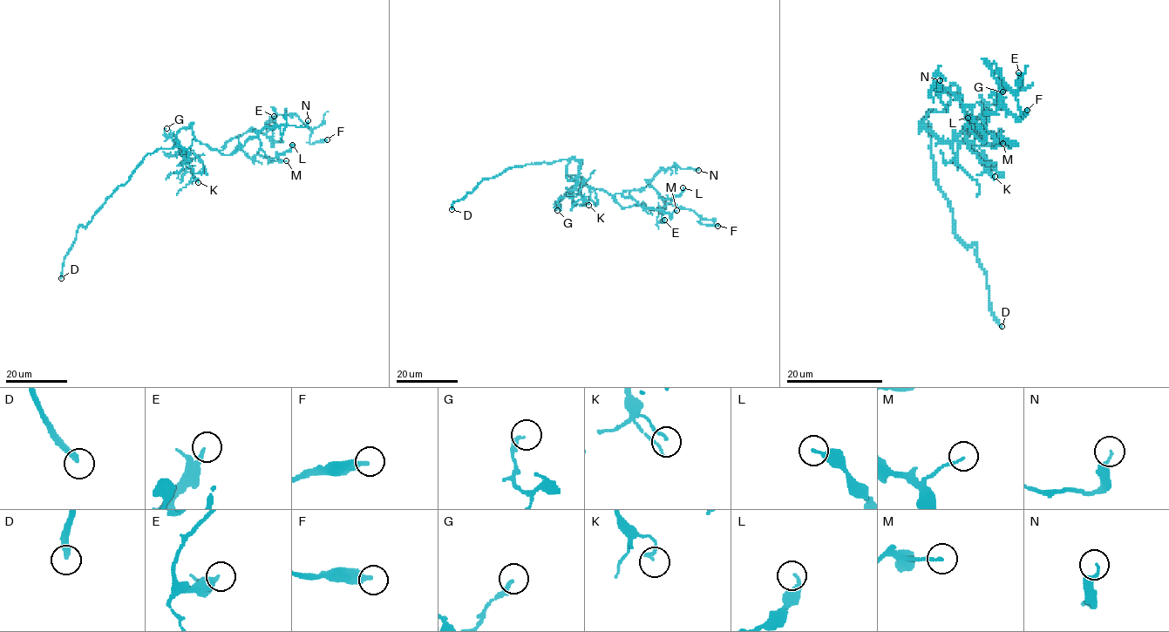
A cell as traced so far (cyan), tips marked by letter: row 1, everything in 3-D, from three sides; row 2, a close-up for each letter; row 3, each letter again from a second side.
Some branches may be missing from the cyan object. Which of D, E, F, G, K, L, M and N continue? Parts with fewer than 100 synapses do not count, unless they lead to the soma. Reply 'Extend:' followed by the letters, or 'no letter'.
Extend: D

